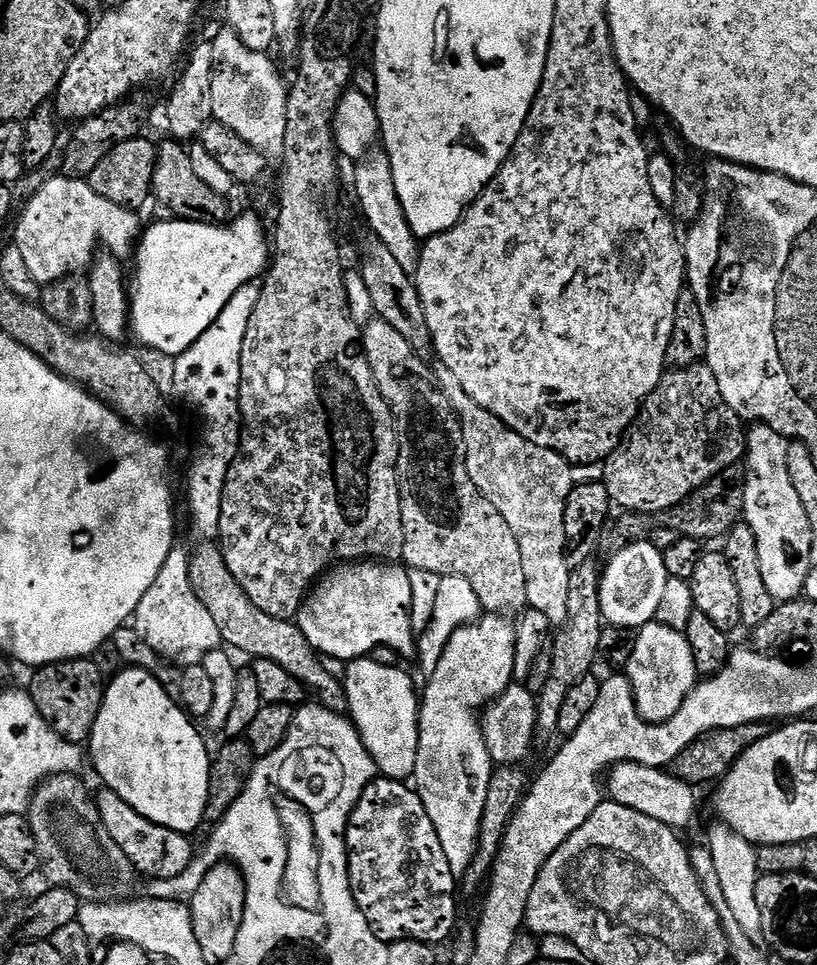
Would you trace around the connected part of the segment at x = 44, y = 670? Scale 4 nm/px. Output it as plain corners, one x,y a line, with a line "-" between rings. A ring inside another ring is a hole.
90,658
45,664
31,674
30,691
38,714
42,714
44,721
62,738
83,745
91,737
98,710
104,701
106,677
98,672

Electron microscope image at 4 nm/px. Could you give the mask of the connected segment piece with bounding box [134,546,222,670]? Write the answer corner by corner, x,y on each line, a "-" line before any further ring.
173,547
166,562
162,562
162,570
158,570
158,578
154,578
154,586
150,586
142,602
138,602
134,625
140,631
141,638
162,659
177,664
177,669
183,670
195,664
203,664
206,654
219,649
222,641
214,618
210,618
206,606
198,602
194,586
190,586
189,549
180,547

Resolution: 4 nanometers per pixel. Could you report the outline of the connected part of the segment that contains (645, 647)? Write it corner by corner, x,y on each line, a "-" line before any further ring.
657,621
644,624
637,631
634,651
630,662
624,665
624,674
631,684
639,716
651,724
661,724
673,717
696,687
699,677
693,651
683,631

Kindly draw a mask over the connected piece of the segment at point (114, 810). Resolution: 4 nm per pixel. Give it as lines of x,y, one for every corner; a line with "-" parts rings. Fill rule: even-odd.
107,790
95,793
96,809
102,818
102,826
106,826
110,838
118,842
122,854
130,858
130,862
136,867
141,877
149,876
152,880
176,880
192,864
192,844
187,835
175,832
166,826
158,826
150,822
150,818
142,818
138,810
134,810
118,794

